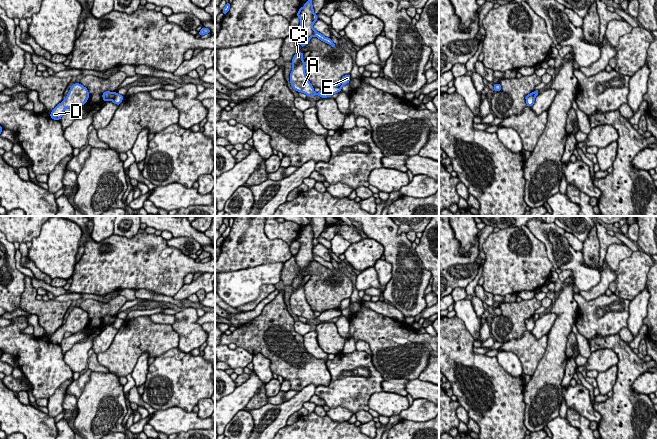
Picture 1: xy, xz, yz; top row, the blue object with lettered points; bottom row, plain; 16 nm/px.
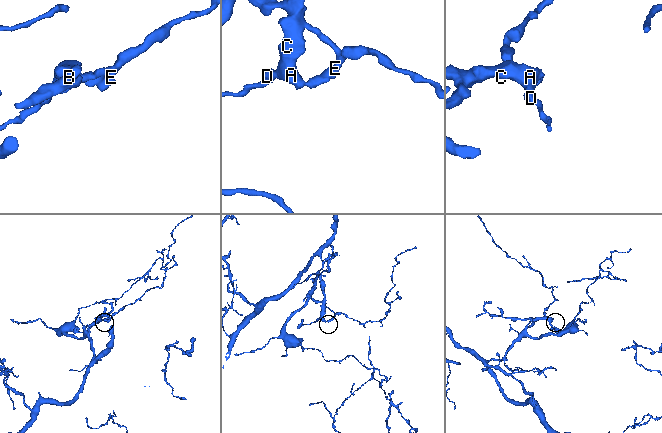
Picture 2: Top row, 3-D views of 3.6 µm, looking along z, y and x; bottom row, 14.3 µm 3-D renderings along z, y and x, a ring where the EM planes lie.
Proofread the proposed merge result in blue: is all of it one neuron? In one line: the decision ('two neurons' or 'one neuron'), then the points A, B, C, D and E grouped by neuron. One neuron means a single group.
two neurons; A B C D / E

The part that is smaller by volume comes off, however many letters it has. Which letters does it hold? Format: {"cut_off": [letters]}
{"cut_off": ["A", "B", "C", "D"]}

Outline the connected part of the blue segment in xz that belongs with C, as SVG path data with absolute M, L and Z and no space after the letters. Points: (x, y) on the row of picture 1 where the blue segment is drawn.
M298 52L292 58L292 71L290 72L290 84L292 88L297 91L306 94L309 98L312 96L320 96L321 98L328 98L333 94L342 91L339 85L329 85L321 88L319 93L314 92L314 87L308 80L305 73L305 60L302 59L304 53Z

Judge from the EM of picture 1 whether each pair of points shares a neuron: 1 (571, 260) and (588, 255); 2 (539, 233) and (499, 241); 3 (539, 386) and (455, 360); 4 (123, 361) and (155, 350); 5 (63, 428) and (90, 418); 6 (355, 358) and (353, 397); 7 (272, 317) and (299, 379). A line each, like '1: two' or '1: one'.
1: two
2: two
3: two
4: one
5: two
6: one
7: one

